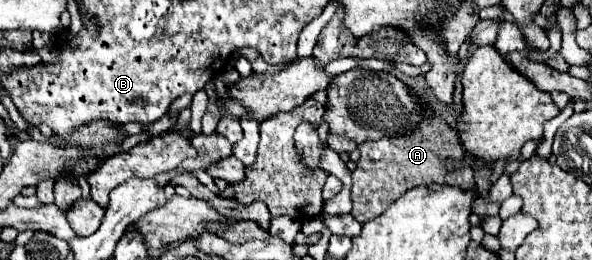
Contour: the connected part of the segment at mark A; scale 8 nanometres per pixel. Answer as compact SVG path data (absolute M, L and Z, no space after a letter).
M431 115L425 119L419 127L415 127L413 135L399 135L399 137L383 137L379 141L369 141L361 149L361 159L357 163L357 169L353 171L353 187L351 187L351 199L353 199L353 211L351 215L359 223L367 223L381 215L399 195L405 191L419 187L419 185L431 185L431 183L447 183L457 185L461 189L475 187L471 169L463 167L453 173L447 173L443 169L445 159L463 159L465 149L459 143L457 133L451 129L451 125L437 115Z

